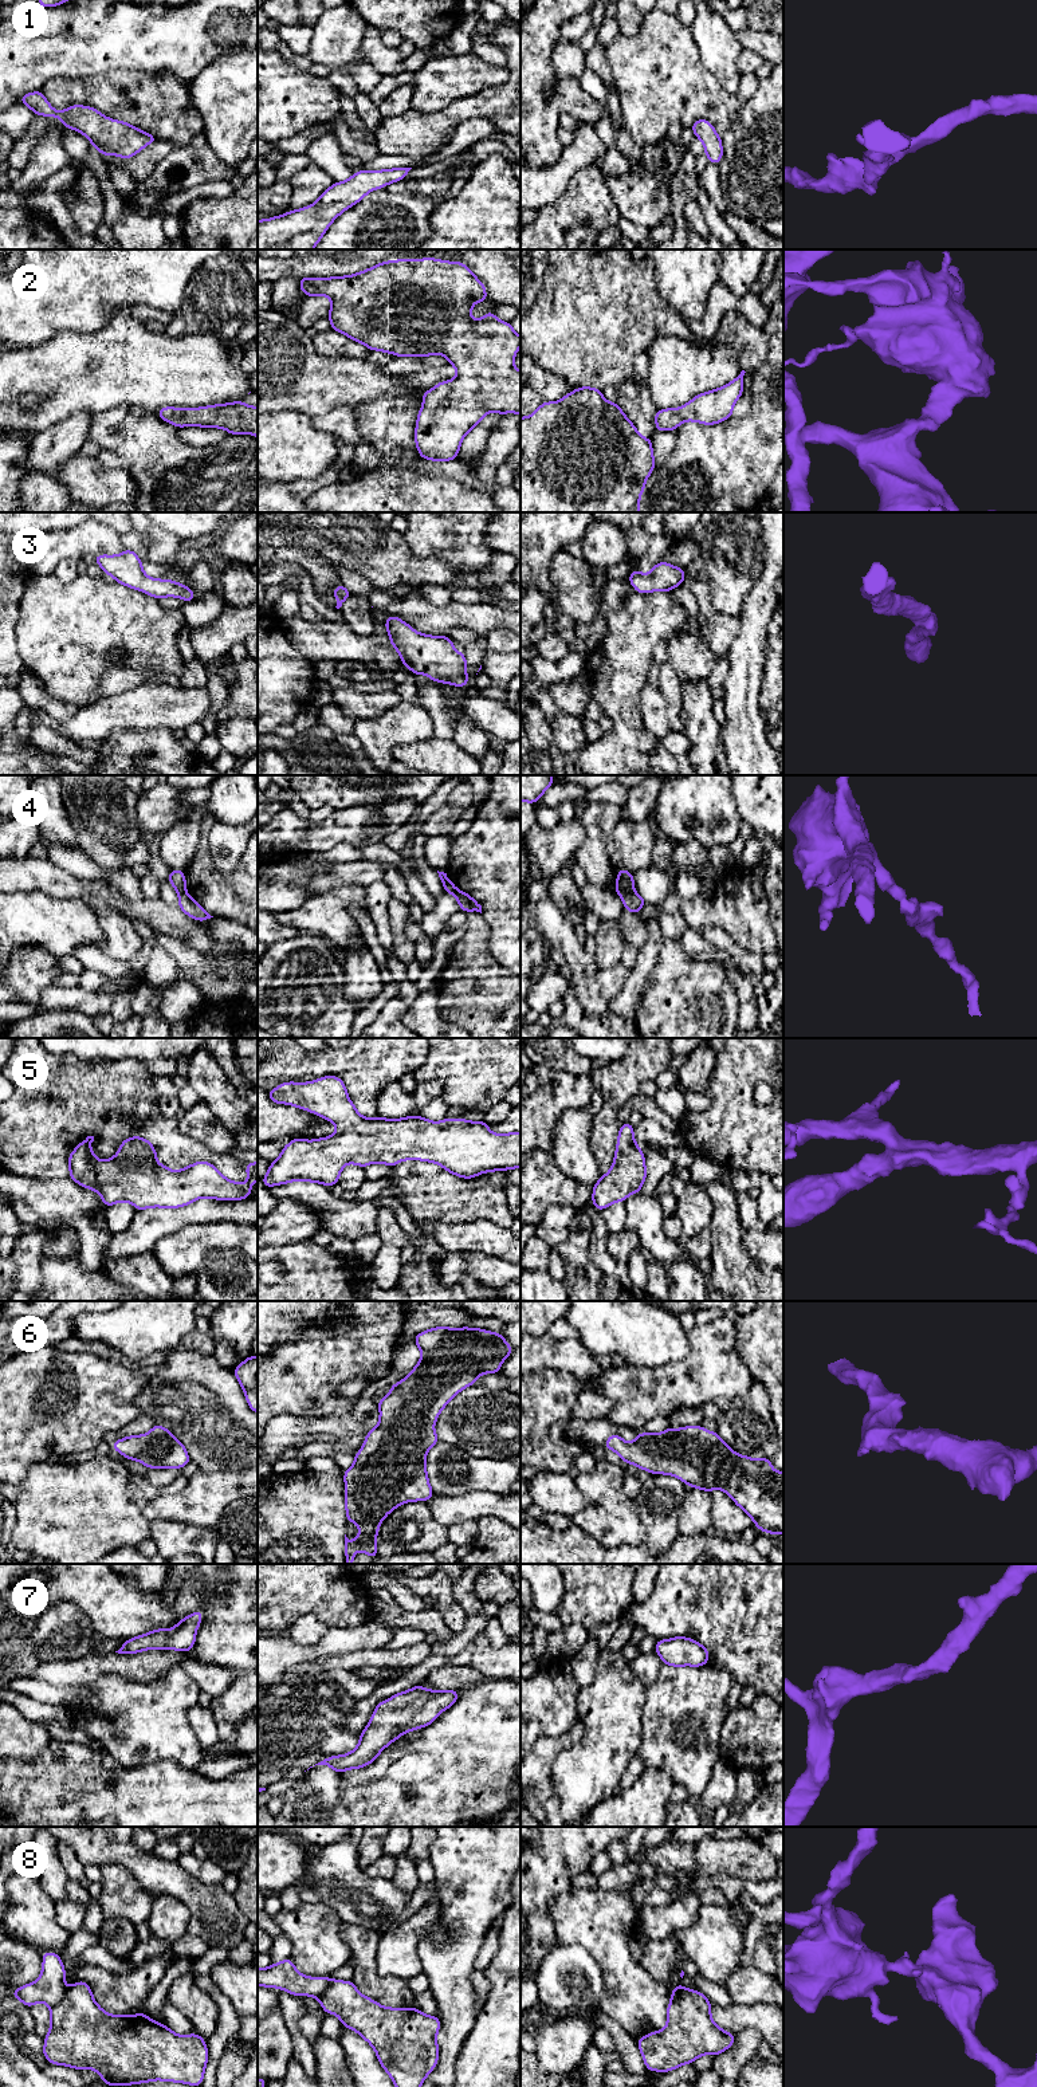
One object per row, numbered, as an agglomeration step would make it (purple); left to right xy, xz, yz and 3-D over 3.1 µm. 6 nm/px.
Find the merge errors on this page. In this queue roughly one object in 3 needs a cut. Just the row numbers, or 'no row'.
4, 8

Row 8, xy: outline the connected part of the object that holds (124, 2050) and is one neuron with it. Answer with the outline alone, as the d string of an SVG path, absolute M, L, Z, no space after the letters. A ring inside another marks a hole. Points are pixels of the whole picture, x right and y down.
M76 1981L66 1989L63 1998L50 2009L51 2025L44 2037L43 2055L50 2064L68 2066L75 2070L90 2068L99 2074L105 2086L140 2084L152 2080L201 2086L208 2062L205 2039L199 2033L177 2035L165 2024L149 2019L144 2012L133 2016L109 2015L94 2000L91 1988Z

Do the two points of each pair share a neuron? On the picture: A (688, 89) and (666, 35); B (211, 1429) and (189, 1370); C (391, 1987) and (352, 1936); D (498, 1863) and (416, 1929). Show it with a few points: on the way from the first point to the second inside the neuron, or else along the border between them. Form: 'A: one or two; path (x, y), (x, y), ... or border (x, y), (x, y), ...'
A: one; path (675, 75), (671, 71), (671, 48)
B: one; path (208, 1414), (192, 1395), (189, 1384)
C: one; path (376, 1980), (368, 1972), (364, 1950)
D: two; border (436, 1895), (439, 1902), (438, 1924)

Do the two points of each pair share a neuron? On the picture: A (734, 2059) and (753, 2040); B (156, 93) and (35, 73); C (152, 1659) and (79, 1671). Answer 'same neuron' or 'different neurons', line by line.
A: same neuron
B: different neurons
C: same neuron

